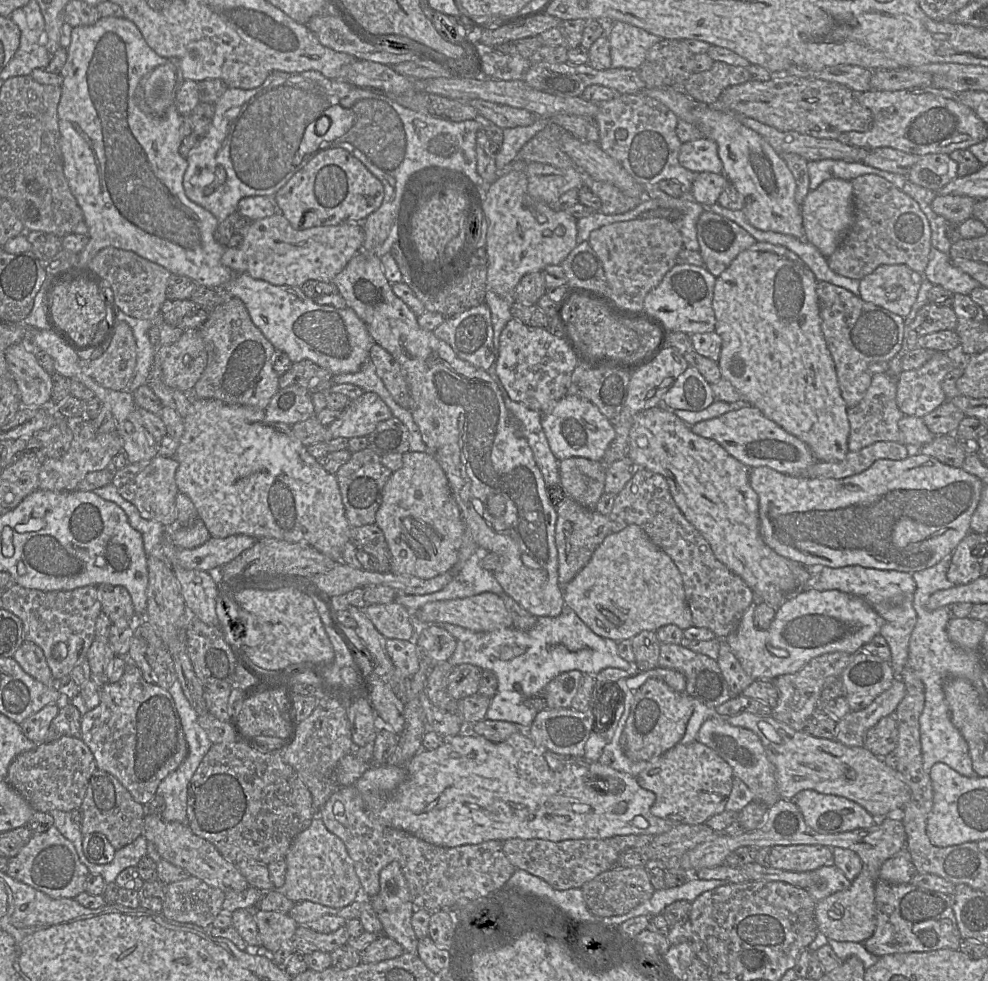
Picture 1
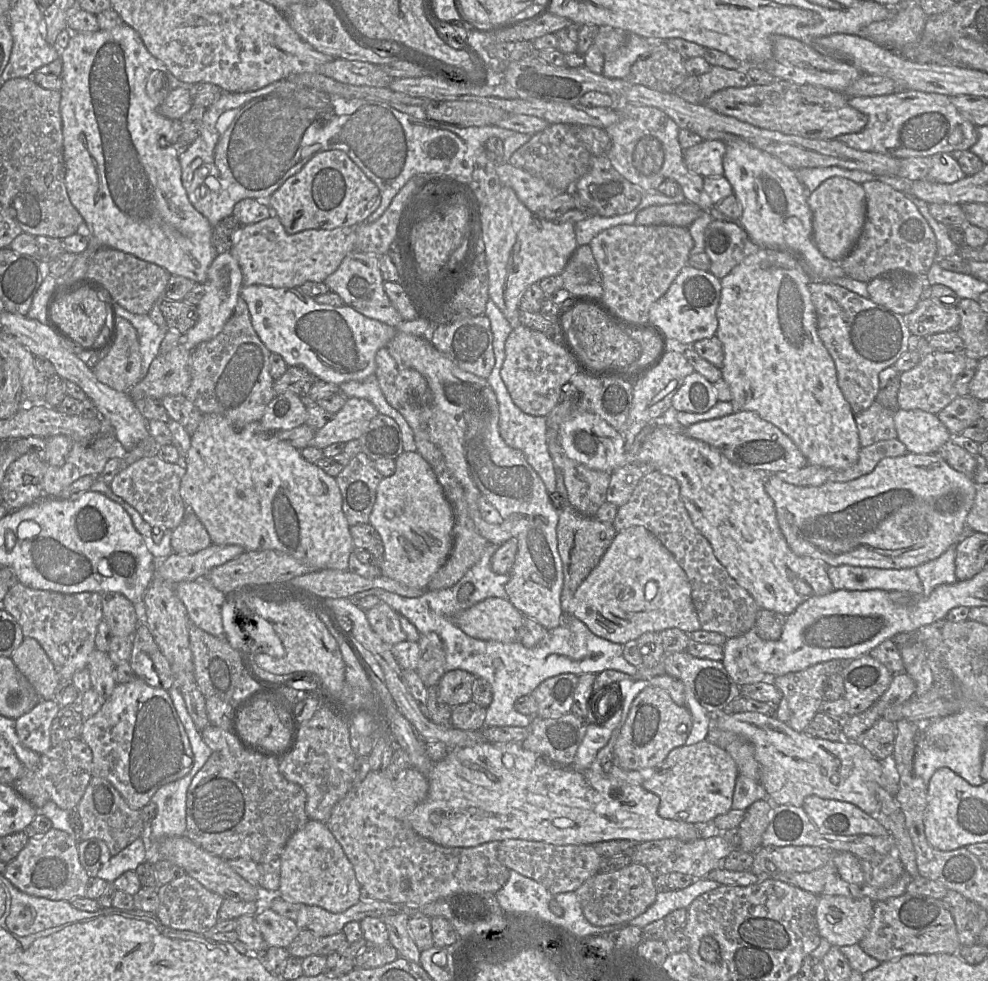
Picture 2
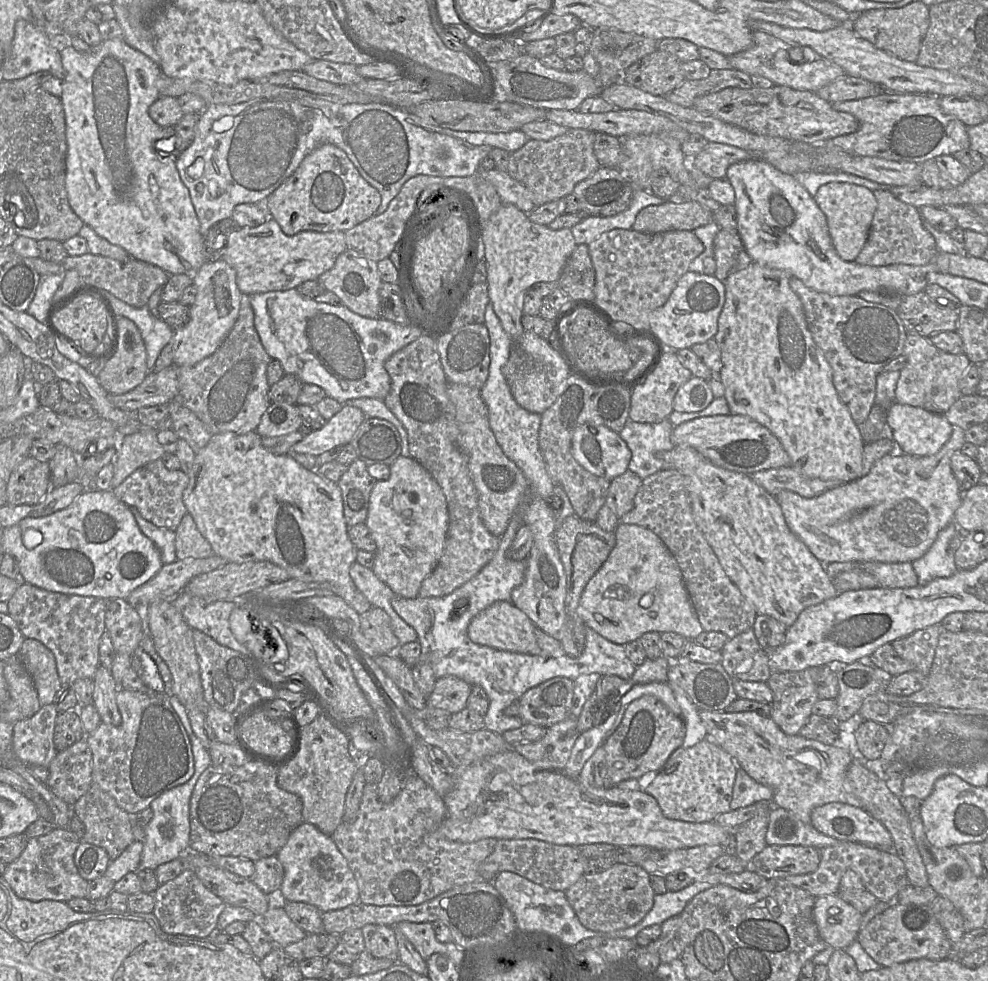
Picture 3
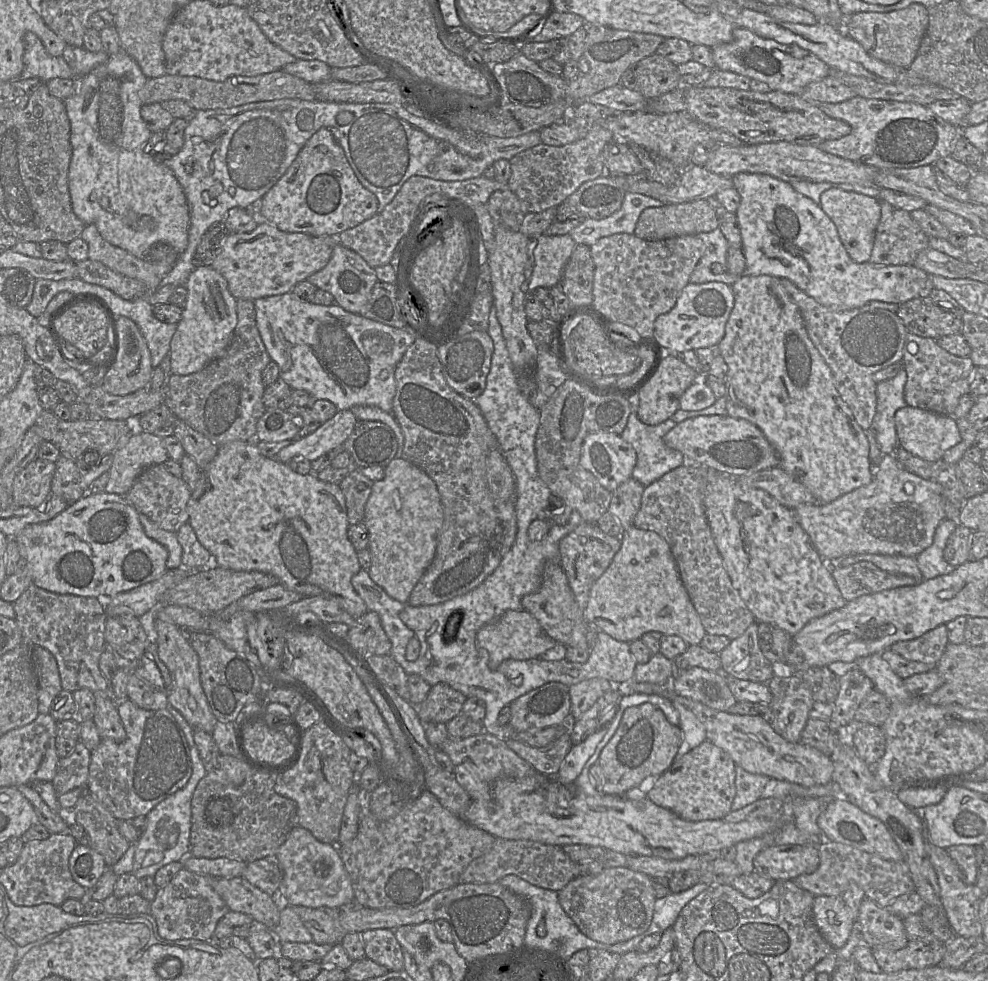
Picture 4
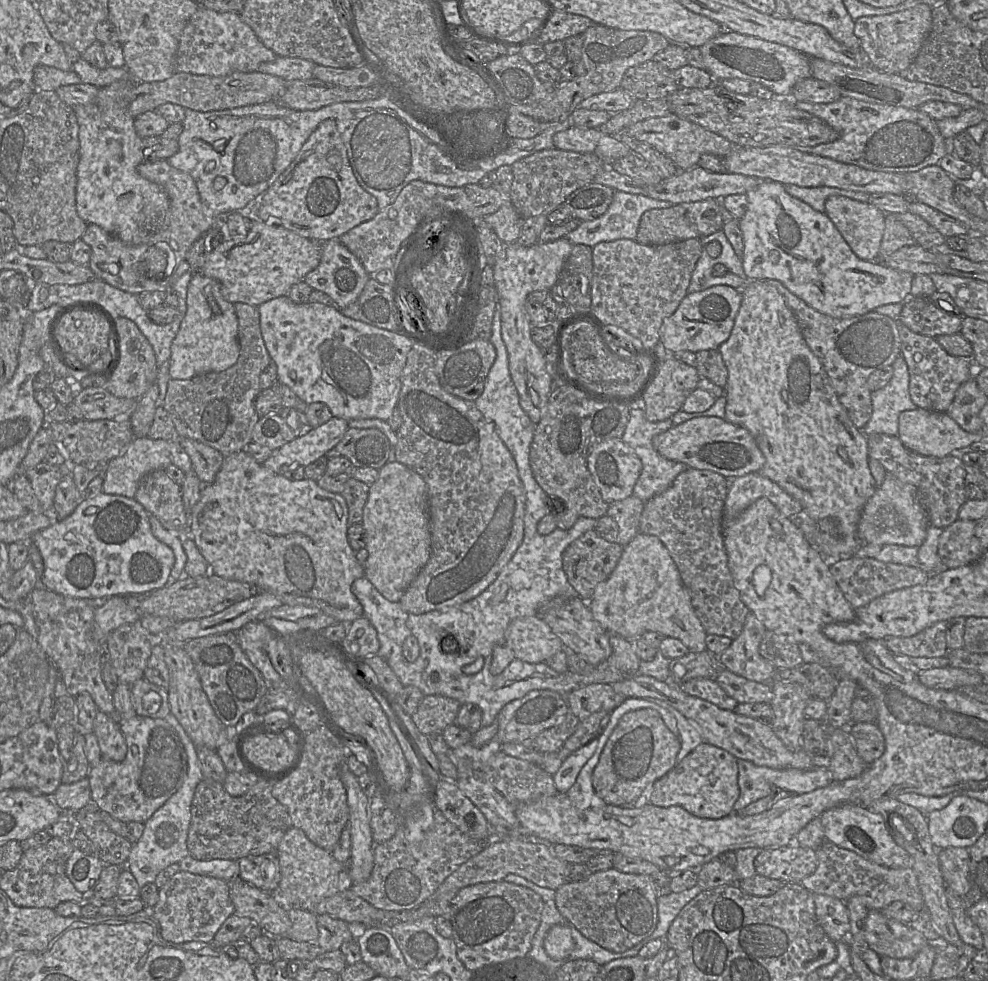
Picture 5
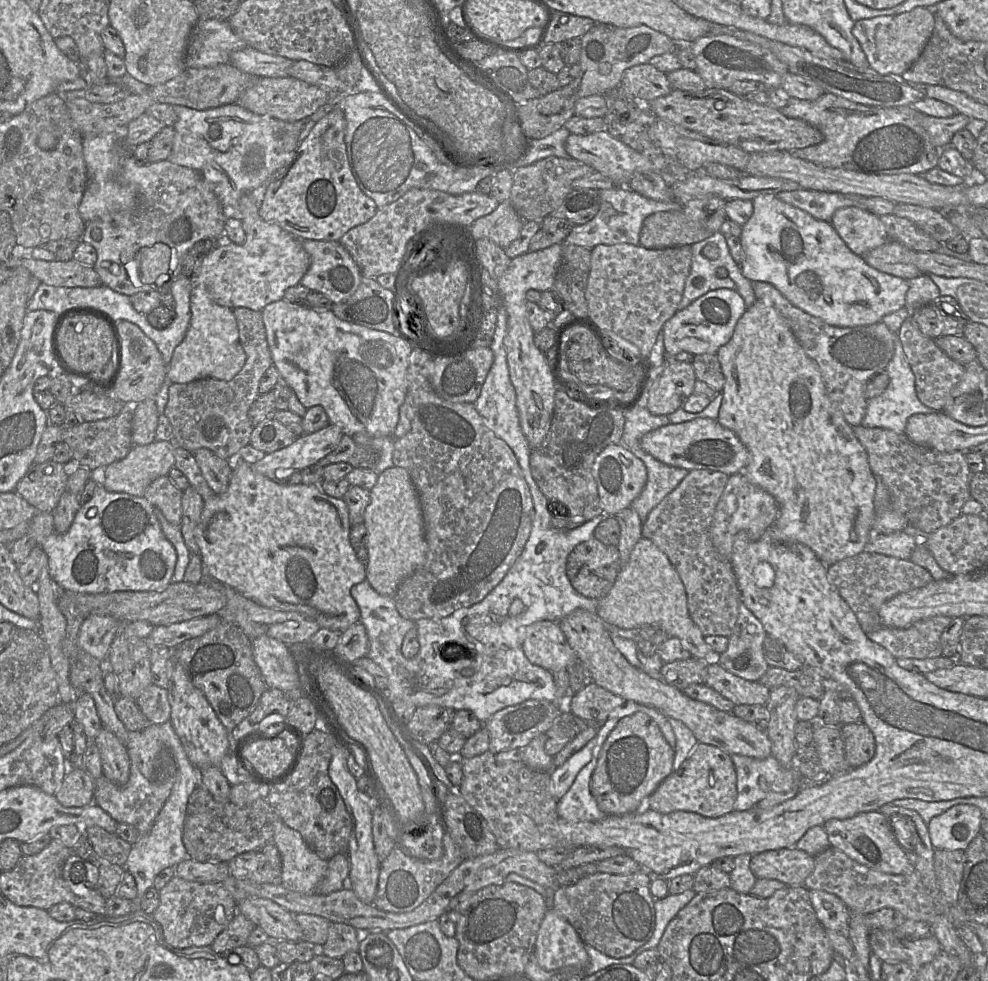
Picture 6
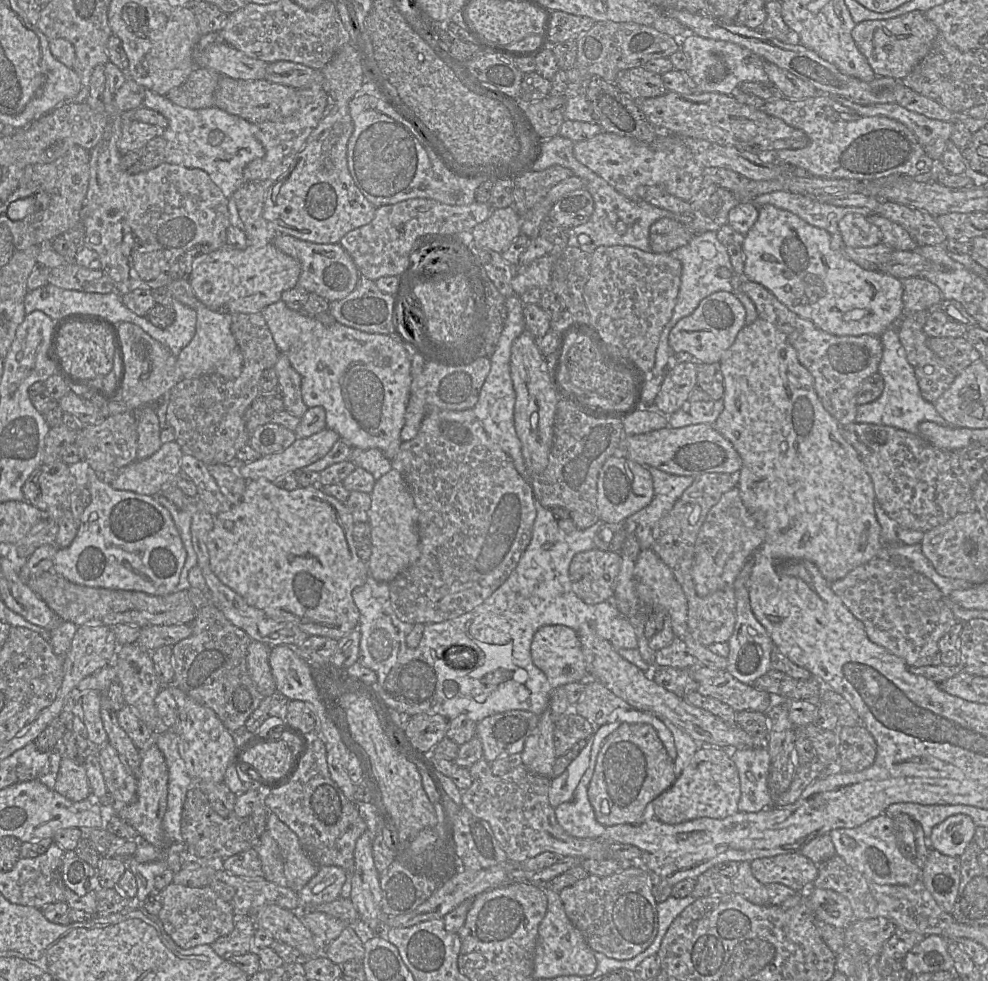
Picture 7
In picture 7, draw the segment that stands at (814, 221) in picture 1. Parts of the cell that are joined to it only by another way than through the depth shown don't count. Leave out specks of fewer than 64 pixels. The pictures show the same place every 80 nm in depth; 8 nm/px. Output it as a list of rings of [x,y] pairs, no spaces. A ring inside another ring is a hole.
[[[849,213],[839,221],[838,228],[845,246],[872,247],[881,243],[880,231],[867,216]]]

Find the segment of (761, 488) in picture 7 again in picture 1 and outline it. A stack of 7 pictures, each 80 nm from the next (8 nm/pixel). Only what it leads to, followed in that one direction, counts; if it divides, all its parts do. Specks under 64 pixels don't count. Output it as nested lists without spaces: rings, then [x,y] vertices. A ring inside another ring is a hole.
[[[757,241],[750,248],[742,251],[729,267],[716,278],[712,306],[716,318],[715,332],[722,339],[721,354],[718,361],[721,378],[729,381],[739,392],[741,403],[758,408],[767,418],[802,440],[810,448],[818,462],[833,462],[843,460],[849,452],[850,424],[847,416],[848,407],[840,392],[835,364],[821,331],[821,318],[816,293],[817,282],[813,272],[794,252],[780,245]]]

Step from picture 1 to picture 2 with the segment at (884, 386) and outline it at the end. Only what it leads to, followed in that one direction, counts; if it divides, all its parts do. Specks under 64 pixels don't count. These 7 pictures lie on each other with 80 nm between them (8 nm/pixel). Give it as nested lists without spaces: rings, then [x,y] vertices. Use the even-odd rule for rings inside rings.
[[[875,400],[868,409],[855,415],[861,447],[867,447],[881,440],[897,438],[894,412]]]

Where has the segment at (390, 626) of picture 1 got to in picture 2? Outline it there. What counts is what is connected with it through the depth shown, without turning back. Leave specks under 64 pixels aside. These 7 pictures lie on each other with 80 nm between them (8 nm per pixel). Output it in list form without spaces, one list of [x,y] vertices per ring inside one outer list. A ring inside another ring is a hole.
[[[381,601],[366,611],[366,616],[372,629],[387,644],[393,646],[407,639],[401,626],[400,614],[389,604]]]

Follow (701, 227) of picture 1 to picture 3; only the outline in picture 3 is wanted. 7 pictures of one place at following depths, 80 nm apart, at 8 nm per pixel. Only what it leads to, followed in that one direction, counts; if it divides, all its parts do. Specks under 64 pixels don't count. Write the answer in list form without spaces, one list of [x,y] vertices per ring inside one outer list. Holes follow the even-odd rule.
[[[719,229],[713,241],[713,259],[716,263],[714,276],[720,281],[746,268],[752,261],[736,229]]]

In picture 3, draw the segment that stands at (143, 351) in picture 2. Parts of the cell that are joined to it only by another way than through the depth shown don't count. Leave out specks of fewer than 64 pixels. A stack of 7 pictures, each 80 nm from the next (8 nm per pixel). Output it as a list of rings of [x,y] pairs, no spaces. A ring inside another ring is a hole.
[[[80,283],[77,287],[101,294],[117,317],[126,317],[134,322],[145,345],[148,373],[152,371],[161,350],[171,341],[174,330],[159,317],[152,315],[147,305],[142,308],[132,307],[94,285]]]

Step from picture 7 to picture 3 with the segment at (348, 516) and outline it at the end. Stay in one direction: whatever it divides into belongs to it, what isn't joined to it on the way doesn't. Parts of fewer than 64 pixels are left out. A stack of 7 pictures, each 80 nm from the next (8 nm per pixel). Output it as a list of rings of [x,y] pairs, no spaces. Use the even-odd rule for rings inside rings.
[[[256,431],[212,434],[207,445],[196,452],[187,476],[189,482],[183,492],[184,505],[214,554],[233,563],[269,561],[284,568],[291,578],[327,582],[335,595],[343,598],[359,614],[373,607],[350,576],[350,567],[356,561],[359,549],[348,534],[338,483],[304,468],[288,454],[271,453],[264,448],[262,437]]]

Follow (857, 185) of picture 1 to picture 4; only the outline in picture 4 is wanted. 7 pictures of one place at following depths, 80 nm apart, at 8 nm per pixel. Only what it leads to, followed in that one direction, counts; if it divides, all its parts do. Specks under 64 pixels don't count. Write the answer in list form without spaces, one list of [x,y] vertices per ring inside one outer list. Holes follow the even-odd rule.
[[[881,201],[881,217],[876,229],[869,262],[875,265],[912,265],[917,256],[930,247],[930,237],[914,221],[910,213]]]

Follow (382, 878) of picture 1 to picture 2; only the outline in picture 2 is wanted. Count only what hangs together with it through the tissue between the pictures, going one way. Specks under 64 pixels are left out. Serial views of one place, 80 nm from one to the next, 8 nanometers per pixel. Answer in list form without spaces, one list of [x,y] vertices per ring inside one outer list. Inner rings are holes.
[[[397,913],[393,915],[386,915],[382,918],[386,925],[389,943],[397,950],[399,956],[419,963],[420,950],[412,939],[408,930],[408,914]]]

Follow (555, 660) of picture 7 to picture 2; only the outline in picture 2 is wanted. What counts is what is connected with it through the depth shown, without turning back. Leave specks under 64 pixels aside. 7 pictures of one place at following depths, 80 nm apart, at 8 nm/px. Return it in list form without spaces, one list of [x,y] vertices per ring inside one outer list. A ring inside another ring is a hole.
[[[489,597],[459,612],[454,621],[472,638],[511,643],[520,641],[524,615],[508,598]]]

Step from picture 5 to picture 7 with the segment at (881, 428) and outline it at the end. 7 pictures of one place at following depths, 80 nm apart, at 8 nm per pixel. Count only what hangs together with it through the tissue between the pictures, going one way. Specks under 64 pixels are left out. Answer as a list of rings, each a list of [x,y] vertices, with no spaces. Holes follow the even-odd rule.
[[[890,327],[880,335],[880,338],[883,353],[878,373],[884,380],[884,390],[878,399],[858,406],[855,422],[891,426],[914,435],[919,435],[919,424],[924,421],[949,425],[936,411],[935,405],[921,396],[914,369],[908,362],[905,349],[899,340],[898,330]]]

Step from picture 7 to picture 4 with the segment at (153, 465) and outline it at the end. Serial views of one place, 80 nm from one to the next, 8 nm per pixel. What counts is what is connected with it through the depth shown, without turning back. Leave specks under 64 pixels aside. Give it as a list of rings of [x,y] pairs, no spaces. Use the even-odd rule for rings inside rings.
[[[133,428],[125,442],[113,453],[105,492],[125,496],[148,466],[163,464],[169,455],[161,437]]]

